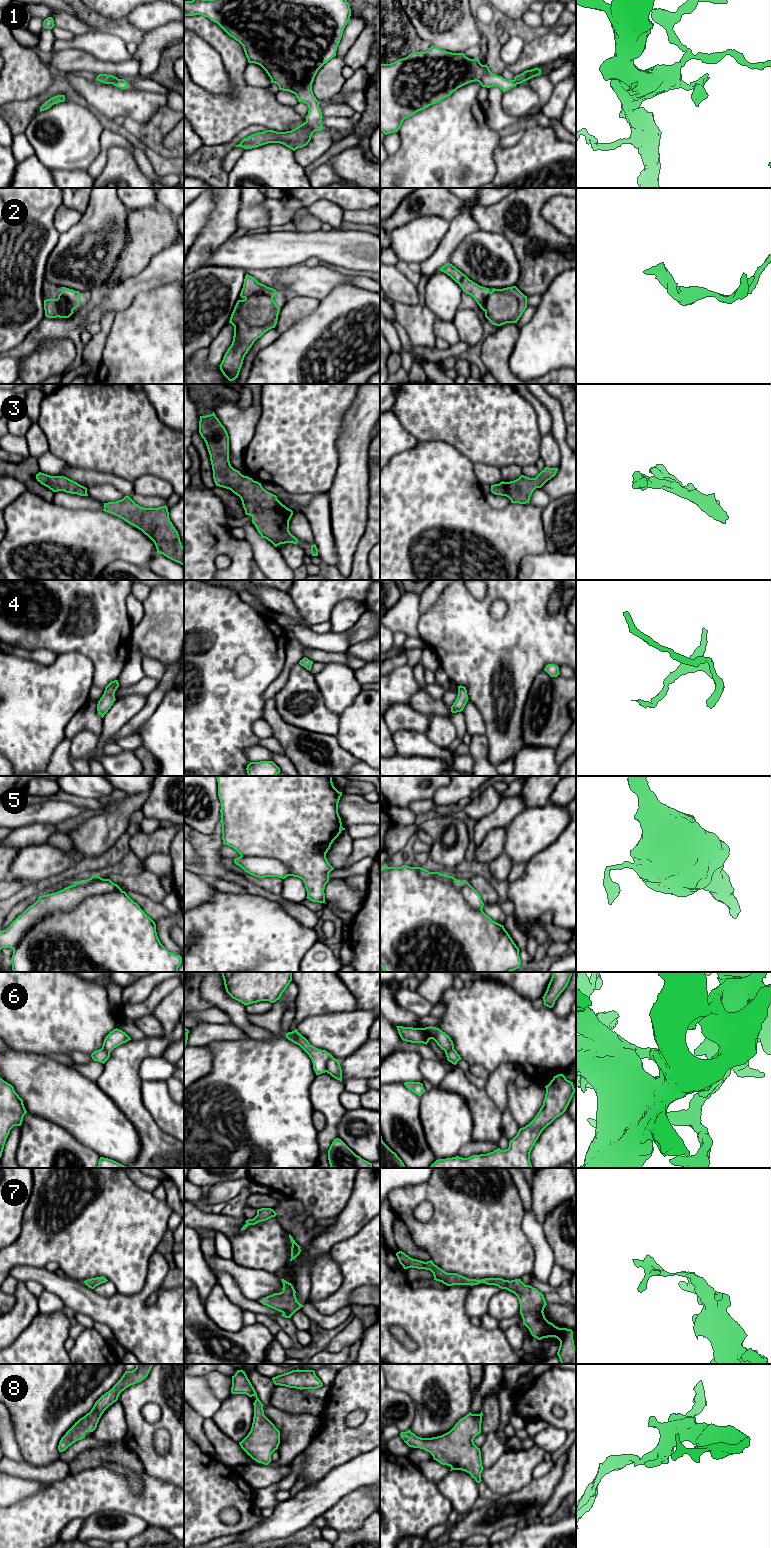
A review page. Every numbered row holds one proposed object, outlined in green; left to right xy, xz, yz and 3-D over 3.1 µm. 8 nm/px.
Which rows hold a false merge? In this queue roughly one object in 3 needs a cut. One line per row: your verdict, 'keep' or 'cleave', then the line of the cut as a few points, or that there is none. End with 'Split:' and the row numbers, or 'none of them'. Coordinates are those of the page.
1: cleave | xz (306, 120), (310, 126), (317, 130)
2: keep | no cut
3: keep | no cut
4: keep | no cut
5: cleave | xy (121, 890), (91, 894), (67, 911), (49, 912), (13, 949)
6: cleave | xz (332, 1057), (327, 1062), (325, 1071)
7: keep | no cut
8: keep | no cut
Split: 1, 5, 6

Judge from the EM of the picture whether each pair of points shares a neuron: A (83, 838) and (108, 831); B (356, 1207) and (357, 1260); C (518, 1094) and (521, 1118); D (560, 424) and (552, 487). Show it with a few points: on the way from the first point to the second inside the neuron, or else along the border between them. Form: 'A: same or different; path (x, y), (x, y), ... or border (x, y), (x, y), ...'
A: same; path (89, 838), (93, 838), (102, 831)
B: different; border (369, 1220), (356, 1233), (336, 1243)
C: same; path (520, 1100), (521, 1112)
D: same; path (561, 440), (565, 450), (565, 471)

